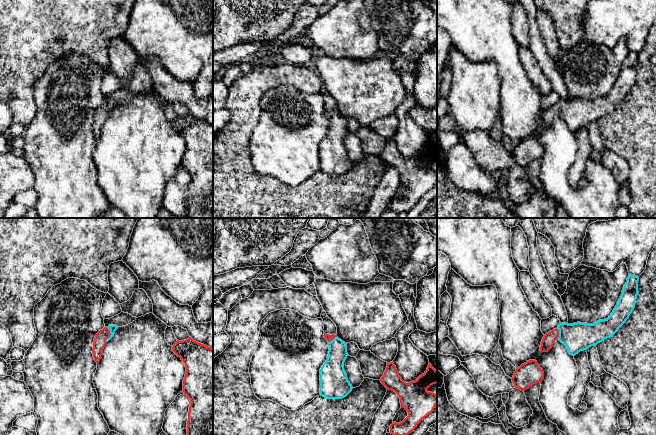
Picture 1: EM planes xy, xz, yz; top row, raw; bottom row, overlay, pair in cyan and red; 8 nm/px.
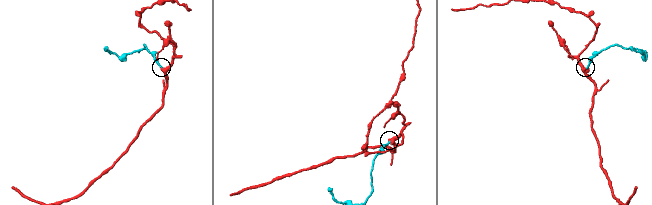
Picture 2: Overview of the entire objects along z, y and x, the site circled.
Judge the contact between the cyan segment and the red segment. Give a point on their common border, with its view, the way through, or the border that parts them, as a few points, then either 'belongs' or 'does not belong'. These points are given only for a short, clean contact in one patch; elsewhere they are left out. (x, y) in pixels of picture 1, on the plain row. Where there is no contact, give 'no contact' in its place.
xy (111, 110) | across xy (112, 104), (111, 110), (99, 119) | belongs

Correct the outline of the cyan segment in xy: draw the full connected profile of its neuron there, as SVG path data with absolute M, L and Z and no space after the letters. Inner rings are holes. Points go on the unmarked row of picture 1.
M109 101L100 106L94 114L93 118L93 134L98 139L101 135L102 127L106 119L114 112L115 107L118 105L116 101Z

